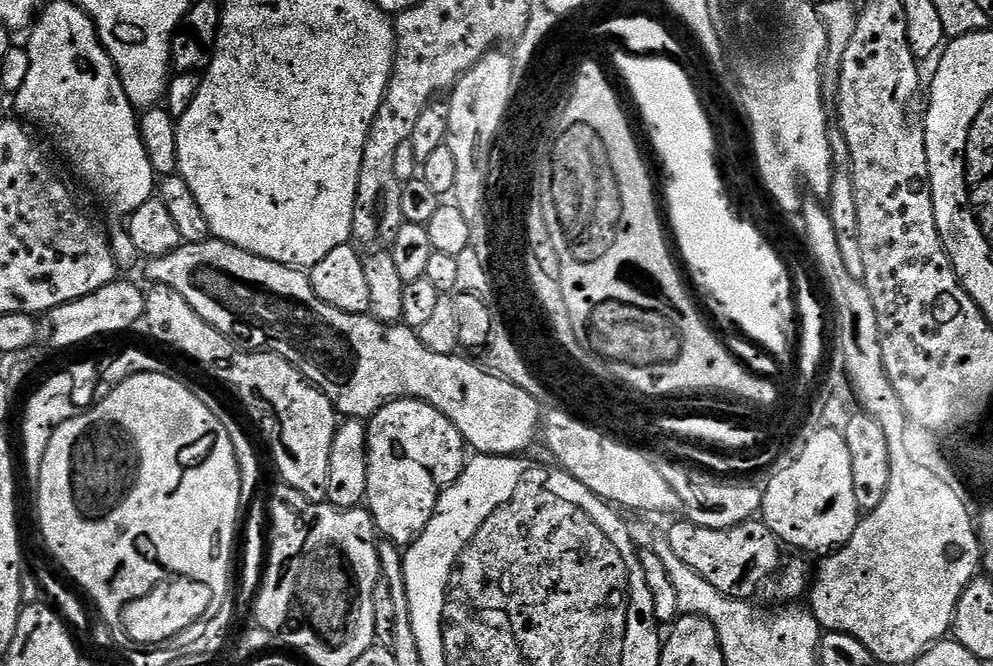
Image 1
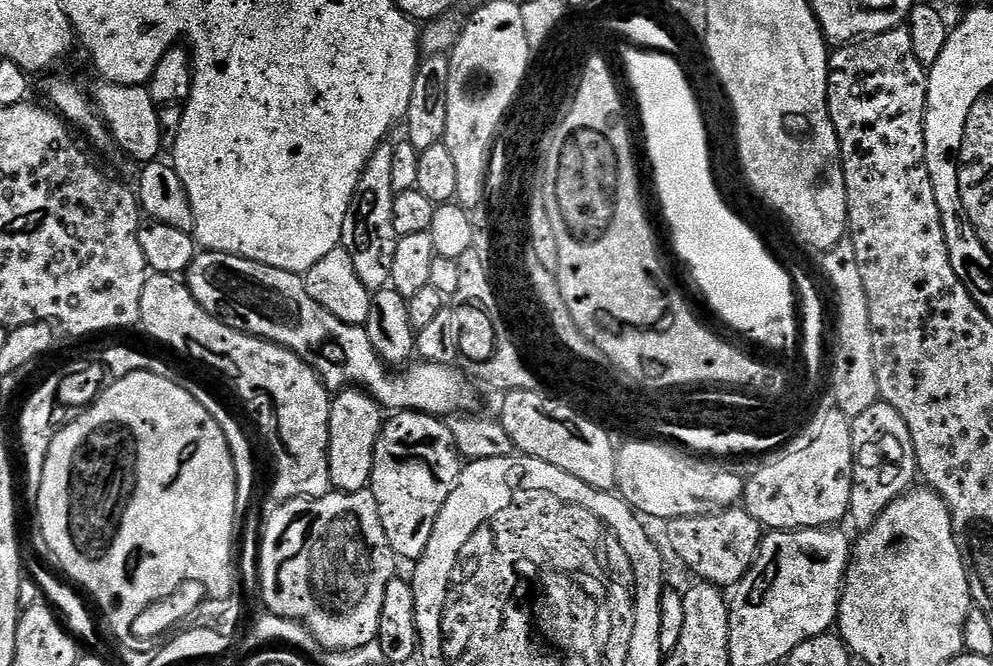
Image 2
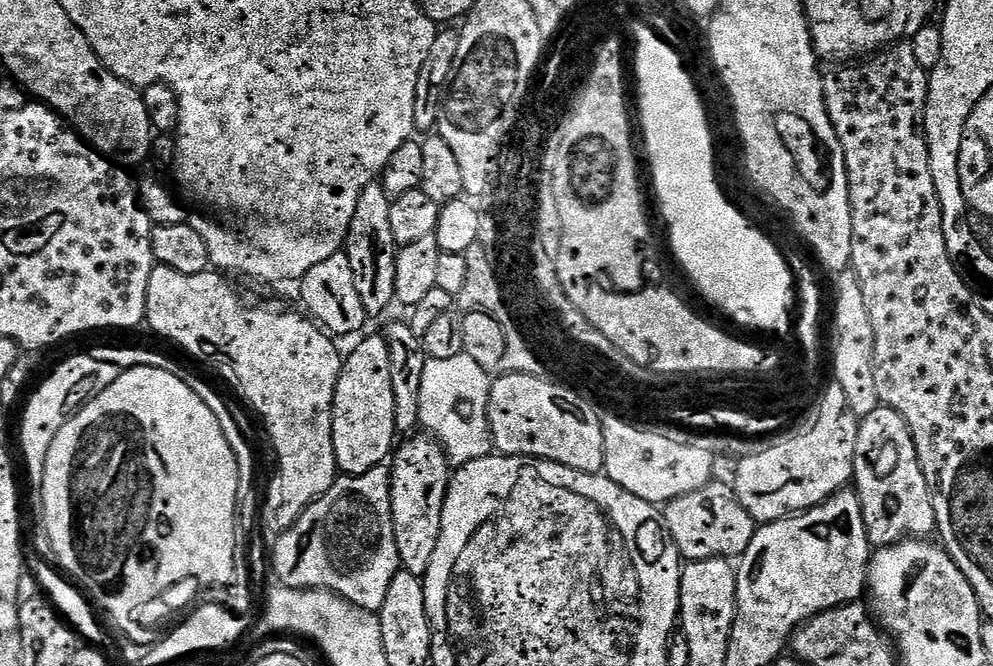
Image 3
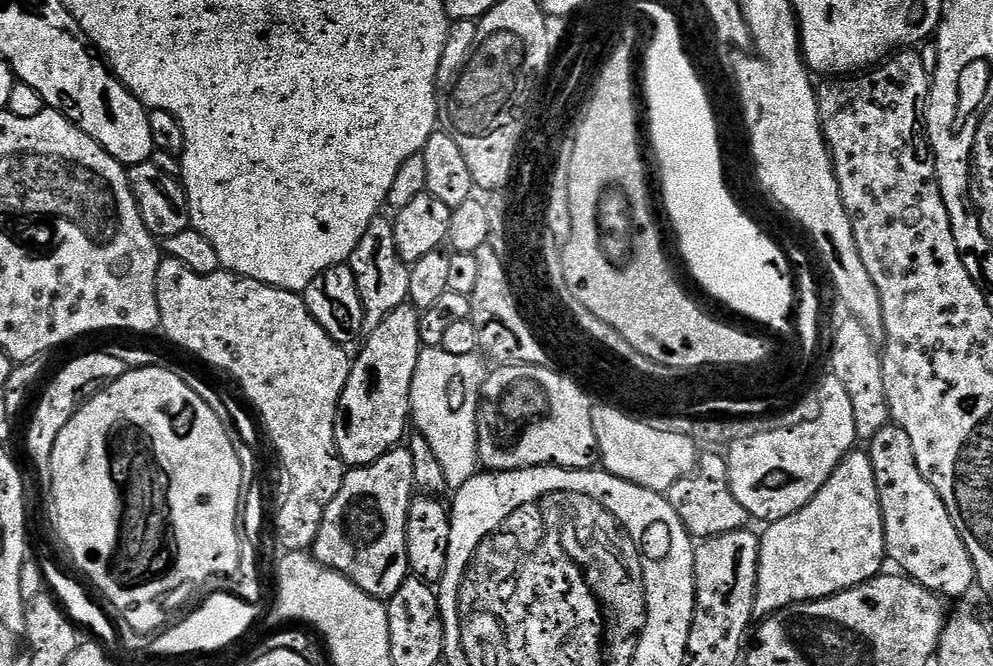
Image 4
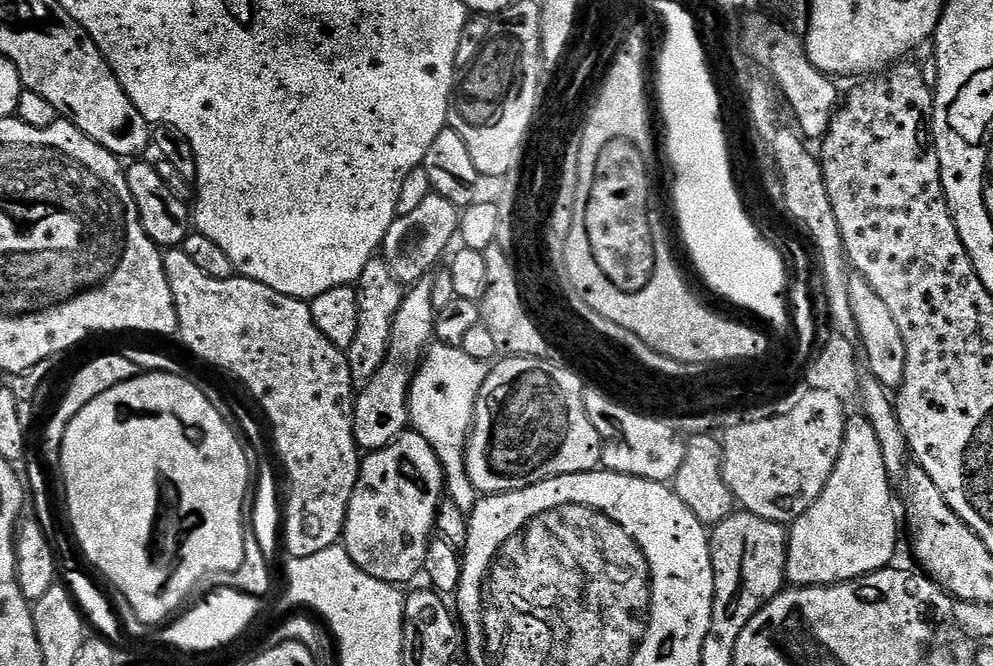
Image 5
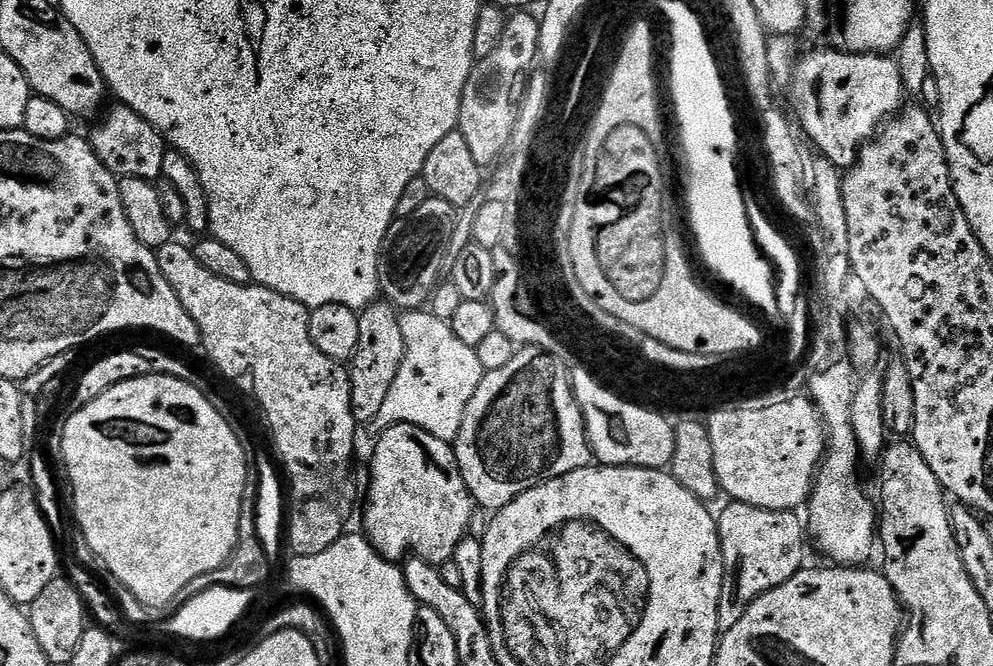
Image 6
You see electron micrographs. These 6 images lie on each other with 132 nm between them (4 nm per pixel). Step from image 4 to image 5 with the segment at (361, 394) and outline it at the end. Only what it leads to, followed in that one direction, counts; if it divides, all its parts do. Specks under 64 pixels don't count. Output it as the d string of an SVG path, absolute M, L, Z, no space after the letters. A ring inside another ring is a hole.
M427 275L421 280L417 280L405 291L402 306L394 318L386 358L382 362L378 374L374 374L374 378L370 378L370 382L363 385L355 397L352 410L352 433L361 449L385 448L388 443L409 427L408 387L412 385L414 369L417 367L422 353L429 347L436 327L438 310L434 306L433 290L432 276Z

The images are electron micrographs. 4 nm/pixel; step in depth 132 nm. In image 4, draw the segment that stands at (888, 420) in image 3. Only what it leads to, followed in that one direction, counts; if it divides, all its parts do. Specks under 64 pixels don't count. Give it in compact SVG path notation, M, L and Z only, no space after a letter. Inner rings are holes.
M889 422L870 441L870 455L880 490L887 559L896 564L903 560L916 560L919 556L948 559L948 576L927 581L926 587L944 598L966 595L974 588L977 579L970 550L963 546L965 533L959 523L952 519L938 490L934 490L934 486L926 482L922 470L918 470L918 462L914 458L914 442L910 442L910 434L906 434L906 430L902 430L897 424Z

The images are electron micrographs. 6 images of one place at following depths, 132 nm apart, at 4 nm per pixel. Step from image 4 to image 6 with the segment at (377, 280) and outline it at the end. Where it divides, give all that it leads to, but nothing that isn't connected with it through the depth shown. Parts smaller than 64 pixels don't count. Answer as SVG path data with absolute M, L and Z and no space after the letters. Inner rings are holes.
M372 302L359 313L358 346L346 371L350 382L350 406L357 425L371 425L372 419L386 403L386 394L398 378L398 366L404 357L404 339L397 309L387 302Z

